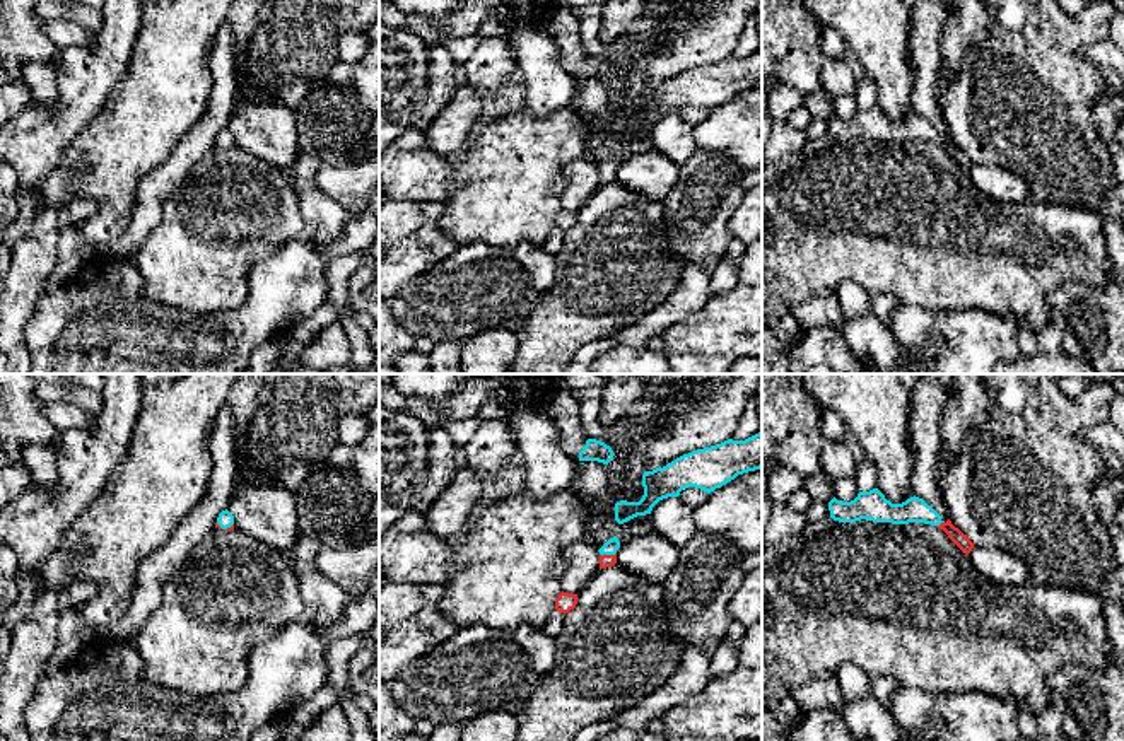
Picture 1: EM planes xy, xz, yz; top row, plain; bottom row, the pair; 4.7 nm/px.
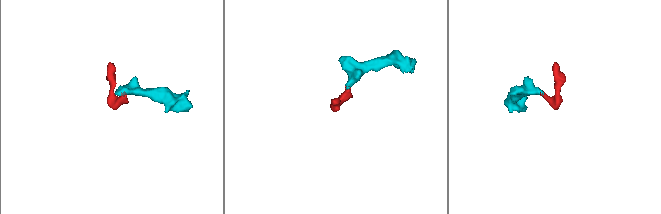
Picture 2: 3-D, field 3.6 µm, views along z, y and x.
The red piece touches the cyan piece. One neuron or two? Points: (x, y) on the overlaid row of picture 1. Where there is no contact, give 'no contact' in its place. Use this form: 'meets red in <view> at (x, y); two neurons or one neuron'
meets red in xz at (608, 555); one neuron

